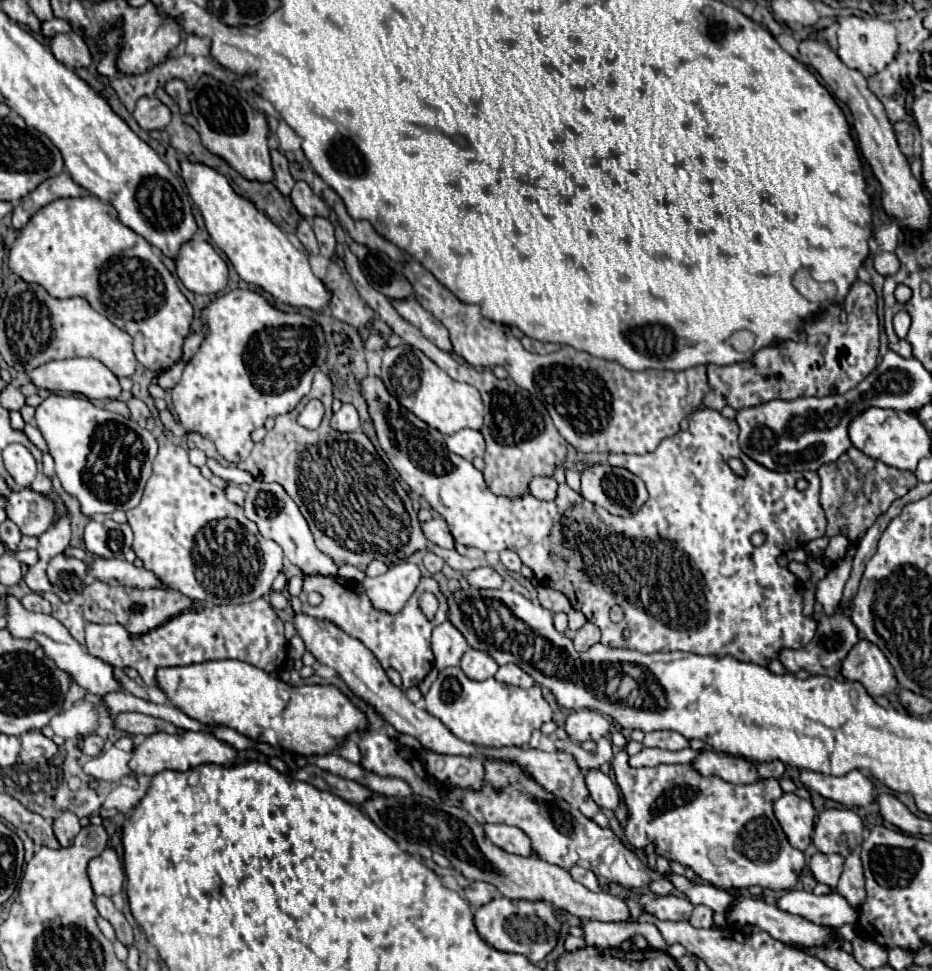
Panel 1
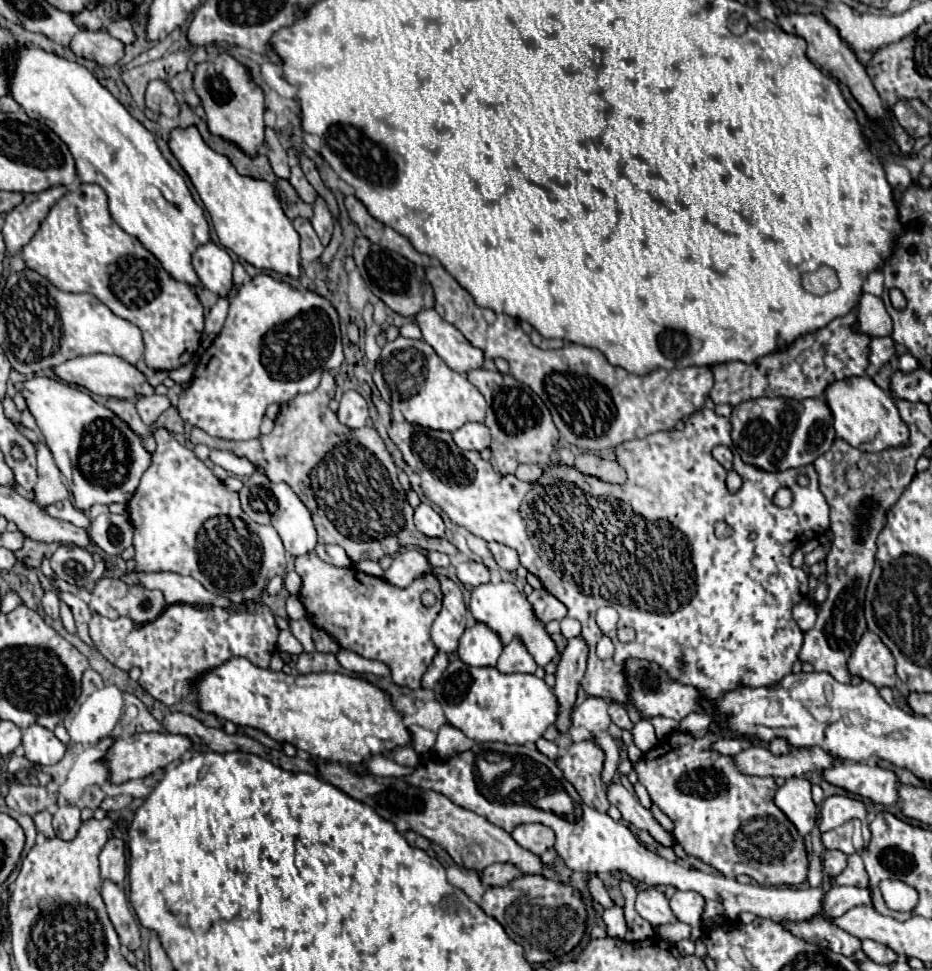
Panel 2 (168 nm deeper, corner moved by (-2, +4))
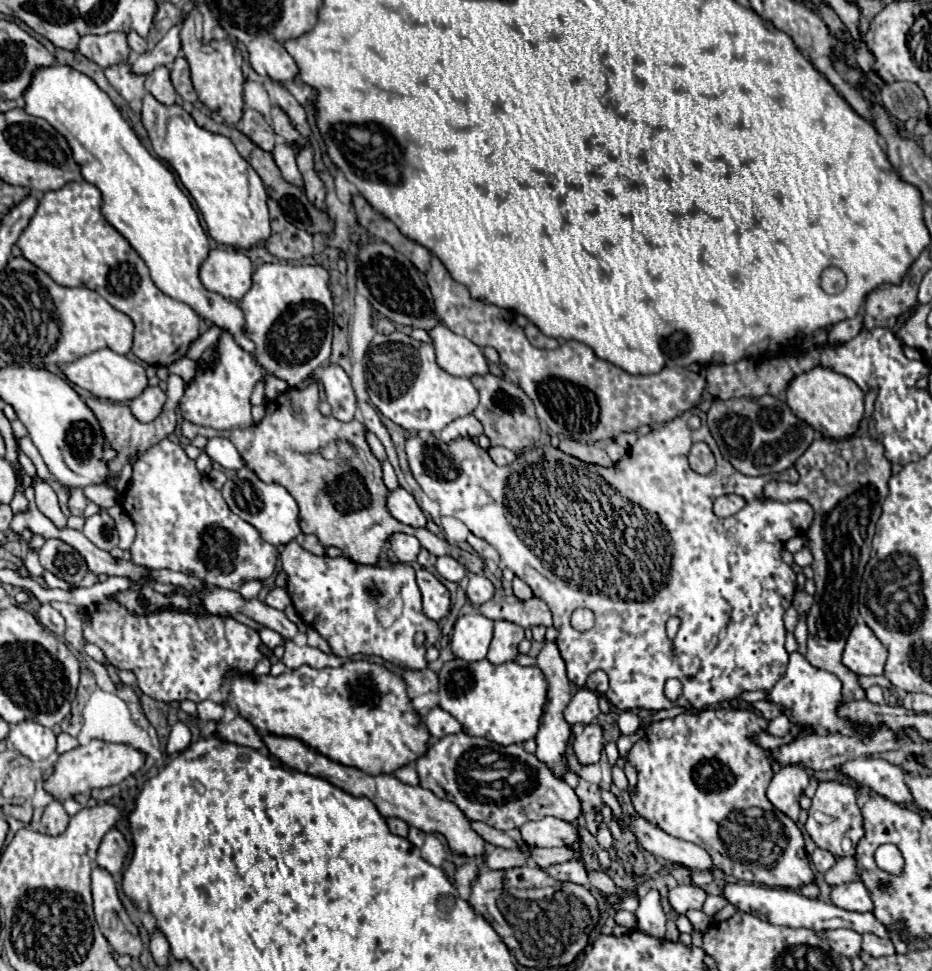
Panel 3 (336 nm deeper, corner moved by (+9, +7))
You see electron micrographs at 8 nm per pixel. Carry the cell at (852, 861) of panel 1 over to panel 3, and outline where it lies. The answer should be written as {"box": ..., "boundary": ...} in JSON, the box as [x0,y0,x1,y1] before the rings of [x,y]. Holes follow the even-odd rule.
{"box":[824,858,860,886],"boundary":[[[838,858],[836,866],[830,868],[824,876],[826,876],[826,882],[830,886],[840,886],[840,884],[846,884],[846,882],[860,880],[860,874],[858,874],[854,858]]]}

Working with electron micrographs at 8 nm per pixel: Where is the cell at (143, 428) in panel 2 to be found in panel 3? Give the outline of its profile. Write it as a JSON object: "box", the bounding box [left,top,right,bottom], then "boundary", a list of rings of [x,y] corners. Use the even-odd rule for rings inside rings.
{"box":[86,374,186,476],"boundary":[[[170,374],[170,378],[168,378],[168,392],[166,392],[166,394],[168,394],[168,400],[166,400],[166,404],[164,404],[164,410],[162,410],[162,414],[160,414],[156,420],[152,420],[152,422],[148,422],[148,424],[138,422],[138,420],[132,416],[128,404],[120,402],[110,402],[110,404],[106,404],[106,400],[100,400],[100,398],[96,398],[96,396],[86,398],[86,406],[94,412],[94,416],[96,416],[98,422],[100,422],[100,428],[102,428],[102,432],[104,432],[106,444],[116,452],[116,456],[108,462],[108,470],[112,472],[112,476],[120,476],[122,466],[128,462],[128,458],[130,458],[132,454],[142,456],[150,446],[154,446],[154,444],[158,444],[160,440],[168,438],[168,434],[172,434],[172,432],[176,430],[176,406],[178,406],[178,402],[180,402],[184,390],[186,390],[186,382],[184,382],[180,376]]]}

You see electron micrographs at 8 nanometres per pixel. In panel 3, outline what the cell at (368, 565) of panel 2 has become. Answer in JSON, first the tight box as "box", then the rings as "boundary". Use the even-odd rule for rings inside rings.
{"box":[416,570,450,620],"boundary":[[[416,570],[416,582],[422,592],[424,614],[432,620],[442,620],[450,612],[450,592],[448,588],[428,570]]]}

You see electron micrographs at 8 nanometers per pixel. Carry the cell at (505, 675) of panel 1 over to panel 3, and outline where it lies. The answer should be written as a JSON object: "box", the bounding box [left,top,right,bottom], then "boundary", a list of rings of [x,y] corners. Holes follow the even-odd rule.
{"box":[488,620,524,664],"boundary":[[[496,620],[494,622],[494,638],[488,650],[488,660],[492,664],[504,664],[516,658],[518,644],[524,640],[524,628],[518,624],[512,624],[508,620]]]}

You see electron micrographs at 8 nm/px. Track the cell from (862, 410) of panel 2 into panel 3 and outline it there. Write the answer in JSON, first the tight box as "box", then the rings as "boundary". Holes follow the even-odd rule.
{"box":[784,366,864,440],"boundary":[[[822,366],[794,376],[792,384],[788,384],[786,388],[784,402],[792,408],[796,416],[800,416],[800,420],[808,422],[824,438],[834,440],[854,434],[864,416],[864,392],[850,378]]]}

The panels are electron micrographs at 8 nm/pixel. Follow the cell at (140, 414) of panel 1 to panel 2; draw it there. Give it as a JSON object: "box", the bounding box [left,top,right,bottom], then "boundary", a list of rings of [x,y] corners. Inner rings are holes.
{"box":[137,395,171,425],"boundary":[[[151,395],[151,397],[139,397],[137,399],[137,411],[139,411],[143,423],[147,423],[147,425],[155,423],[155,419],[169,407],[171,407],[171,403],[163,395]]]}

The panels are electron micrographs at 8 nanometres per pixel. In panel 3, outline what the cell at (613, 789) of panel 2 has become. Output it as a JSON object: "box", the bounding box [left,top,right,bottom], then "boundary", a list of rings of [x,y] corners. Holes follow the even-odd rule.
{"box":[630,816,714,870],"boundary":[[[634,816],[630,828],[636,834],[638,842],[644,846],[644,850],[648,850],[650,854],[658,858],[664,858],[672,864],[686,866],[690,870],[712,870],[714,868],[712,858],[708,856],[704,848],[666,834],[664,830],[652,826],[646,818]]]}

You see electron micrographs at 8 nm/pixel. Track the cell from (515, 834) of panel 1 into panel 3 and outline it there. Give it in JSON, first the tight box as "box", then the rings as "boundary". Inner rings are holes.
{"box":[522,816,578,846],"boundary":[[[546,816],[538,822],[526,822],[522,828],[522,840],[534,846],[568,846],[578,840],[576,824],[568,824],[566,820],[556,820],[554,816]]]}

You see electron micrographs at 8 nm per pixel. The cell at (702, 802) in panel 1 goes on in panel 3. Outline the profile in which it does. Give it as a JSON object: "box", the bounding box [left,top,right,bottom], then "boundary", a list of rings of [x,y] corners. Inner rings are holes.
{"box":[628,708,814,890],"boundary":[[[706,708],[706,710],[700,710],[698,714],[678,714],[676,718],[670,718],[670,720],[660,720],[660,722],[654,722],[646,728],[646,734],[644,738],[640,738],[630,754],[628,754],[628,762],[636,768],[638,772],[638,782],[634,788],[630,788],[630,798],[632,798],[632,806],[636,810],[636,814],[644,816],[648,822],[656,824],[660,830],[664,830],[666,834],[670,836],[676,836],[676,838],[682,838],[682,840],[688,840],[688,842],[694,842],[698,846],[702,846],[704,850],[708,850],[708,854],[712,856],[714,860],[714,866],[720,868],[724,874],[730,874],[738,880],[746,880],[746,882],[752,882],[752,884],[764,884],[764,886],[770,886],[770,888],[790,888],[790,890],[798,890],[802,888],[804,884],[810,884],[814,882],[814,872],[810,868],[810,862],[808,862],[808,854],[806,854],[806,848],[804,848],[804,836],[800,832],[800,828],[796,826],[796,822],[788,816],[784,816],[780,810],[776,810],[770,800],[766,798],[766,788],[774,776],[770,764],[772,764],[772,752],[770,750],[764,750],[760,744],[754,742],[754,738],[764,732],[768,728],[768,720],[760,714],[756,714],[754,710],[748,710],[748,708]]]}

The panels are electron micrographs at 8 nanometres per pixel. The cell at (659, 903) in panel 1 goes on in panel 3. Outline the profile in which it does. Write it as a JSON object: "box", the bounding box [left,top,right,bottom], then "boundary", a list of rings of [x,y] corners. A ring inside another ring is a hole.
{"box":[670,884,706,914],"boundary":[[[688,884],[688,886],[676,886],[674,890],[670,890],[670,904],[672,908],[678,912],[678,914],[684,914],[688,912],[690,908],[694,910],[700,910],[704,900],[706,900],[706,892],[694,884]]]}

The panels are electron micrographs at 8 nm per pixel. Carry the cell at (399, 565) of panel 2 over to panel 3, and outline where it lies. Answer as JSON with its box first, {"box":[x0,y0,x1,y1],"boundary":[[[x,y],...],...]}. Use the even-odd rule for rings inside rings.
{"box":[390,534,420,564],"boundary":[[[392,534],[390,548],[394,550],[394,554],[400,562],[412,564],[412,562],[416,562],[416,556],[420,552],[420,542],[410,534]]]}

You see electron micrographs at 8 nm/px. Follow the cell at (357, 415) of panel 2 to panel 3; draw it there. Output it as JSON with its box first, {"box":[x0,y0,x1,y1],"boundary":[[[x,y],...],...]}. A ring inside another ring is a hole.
{"box":[312,364,356,422],"boundary":[[[324,364],[312,372],[312,380],[324,384],[332,416],[340,422],[350,422],[356,410],[356,396],[344,368],[338,364]]]}

